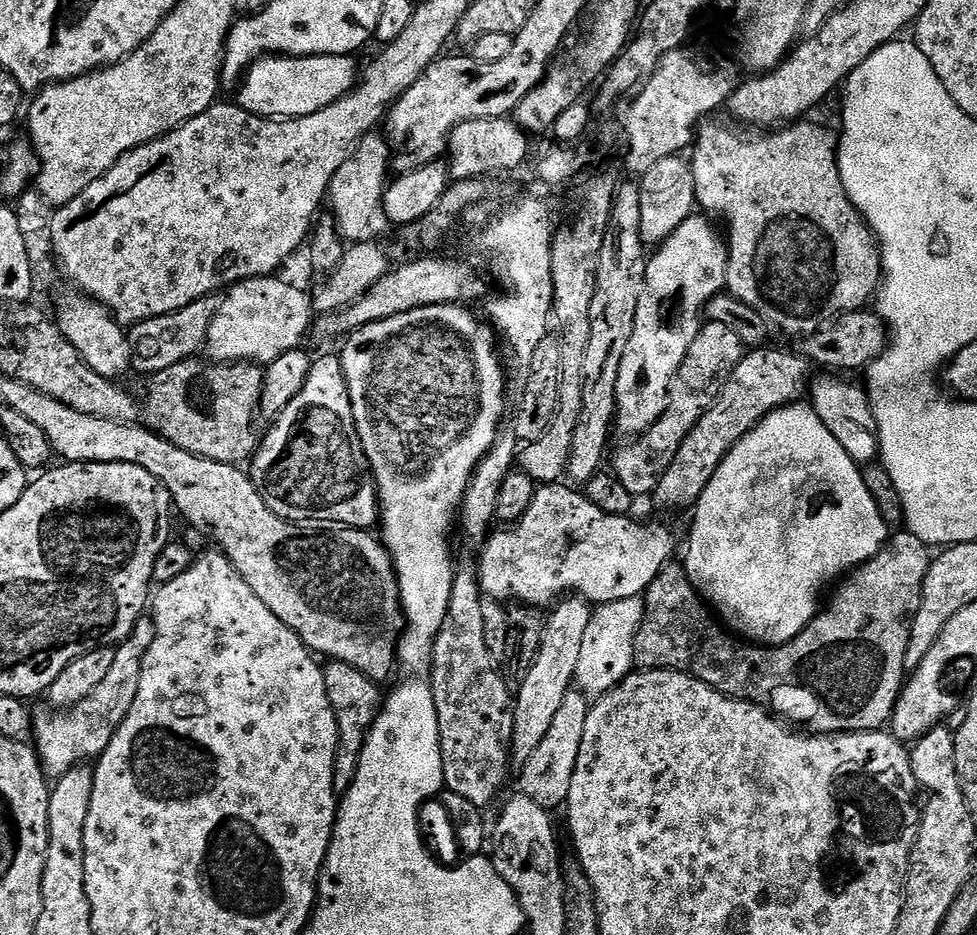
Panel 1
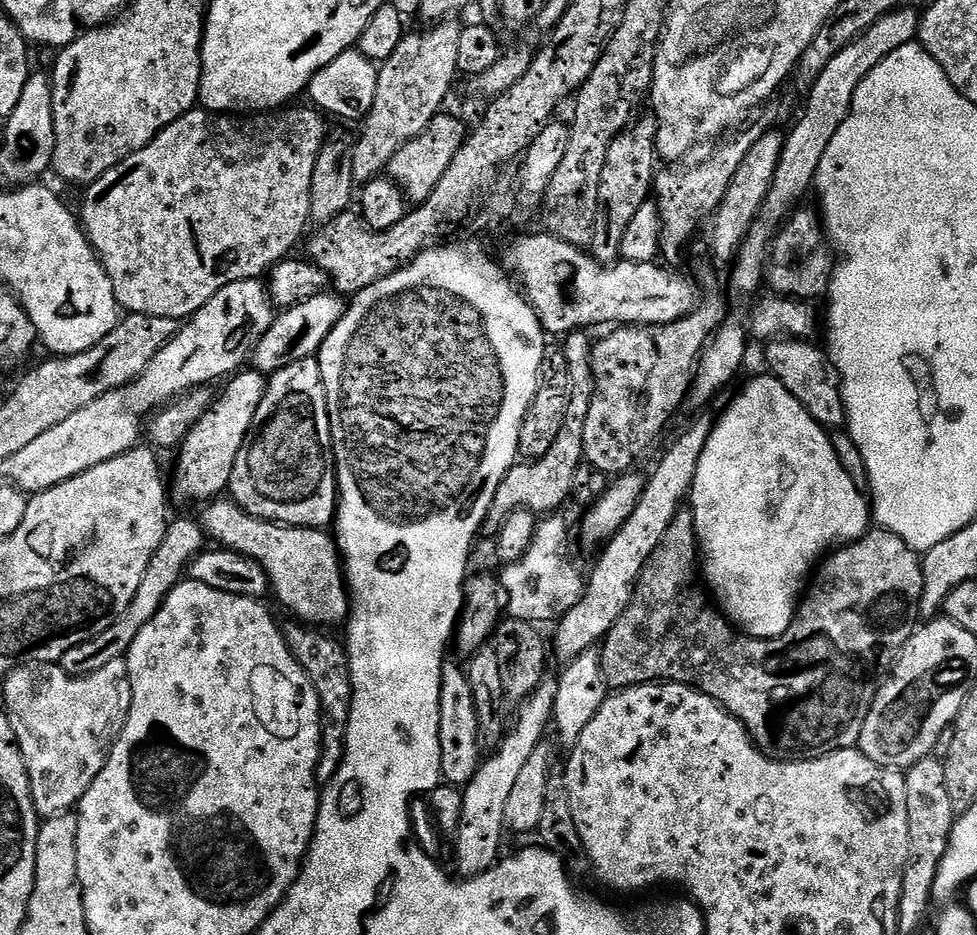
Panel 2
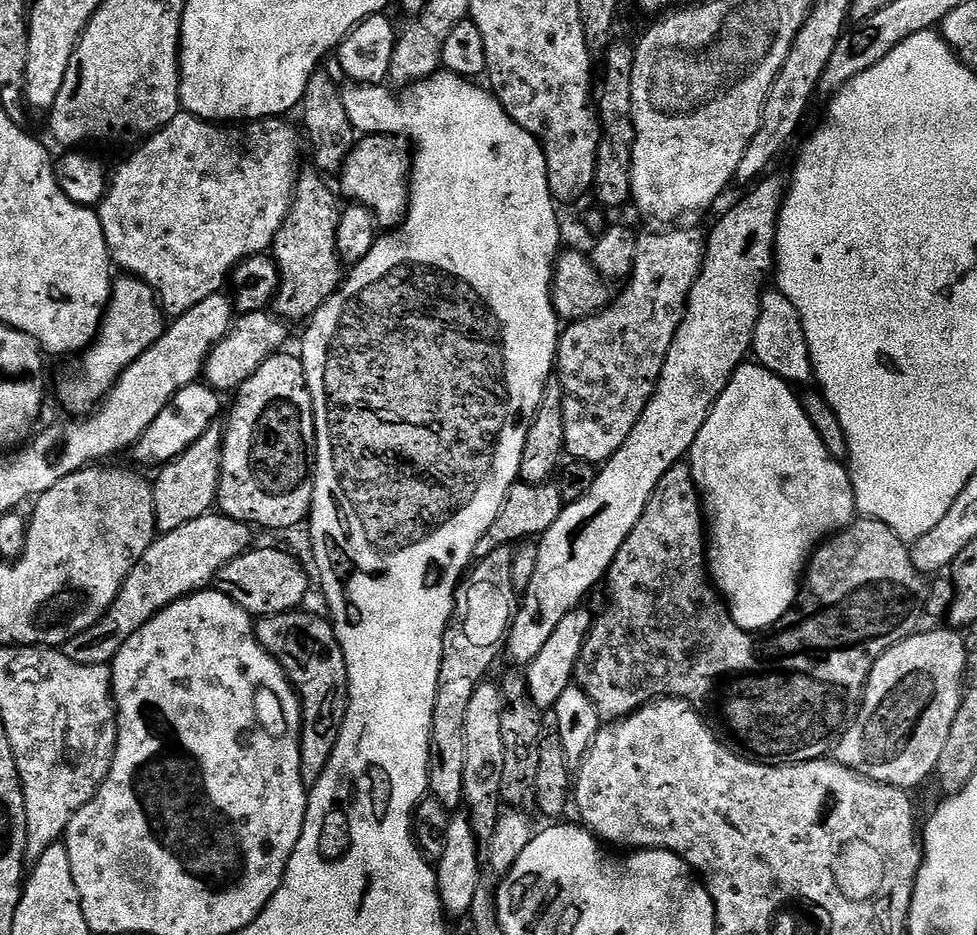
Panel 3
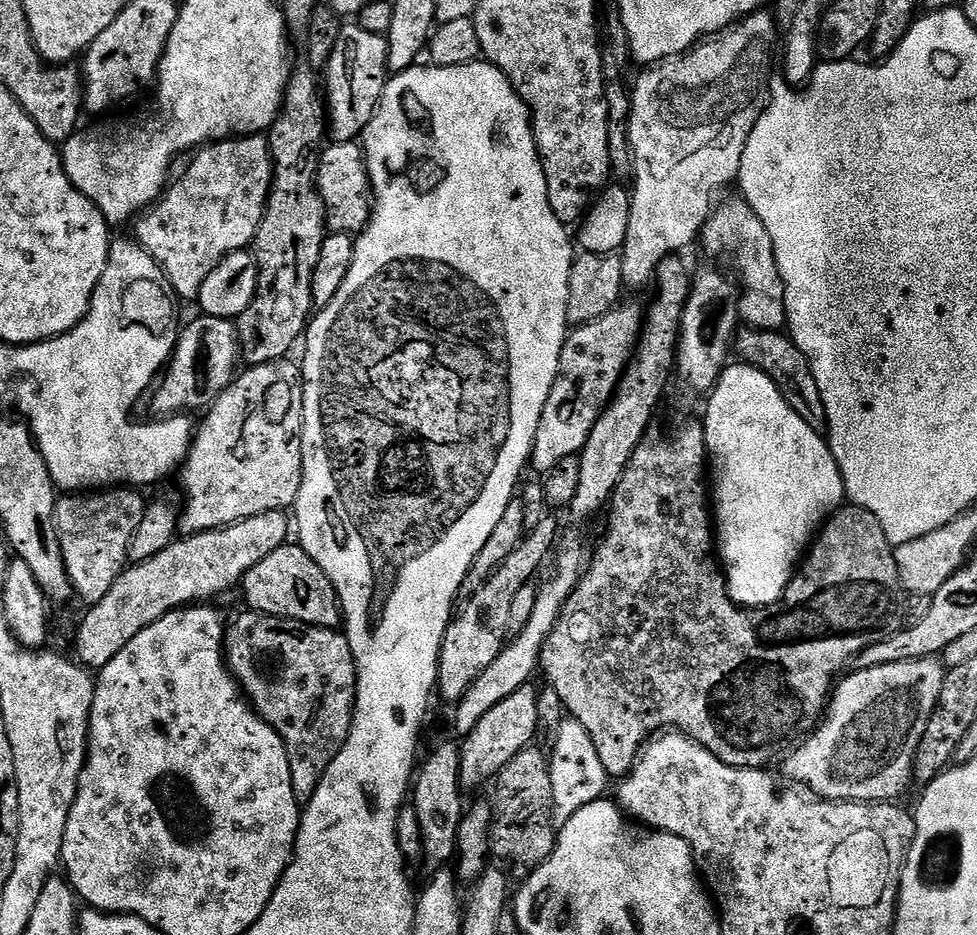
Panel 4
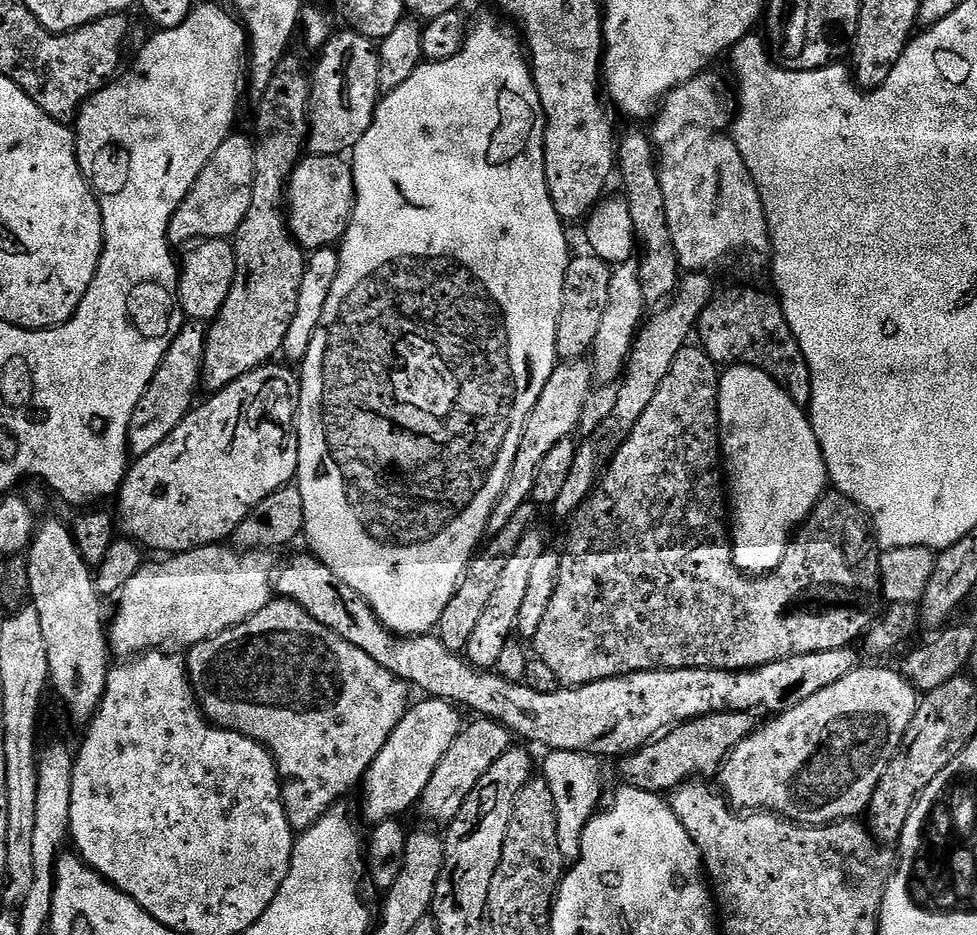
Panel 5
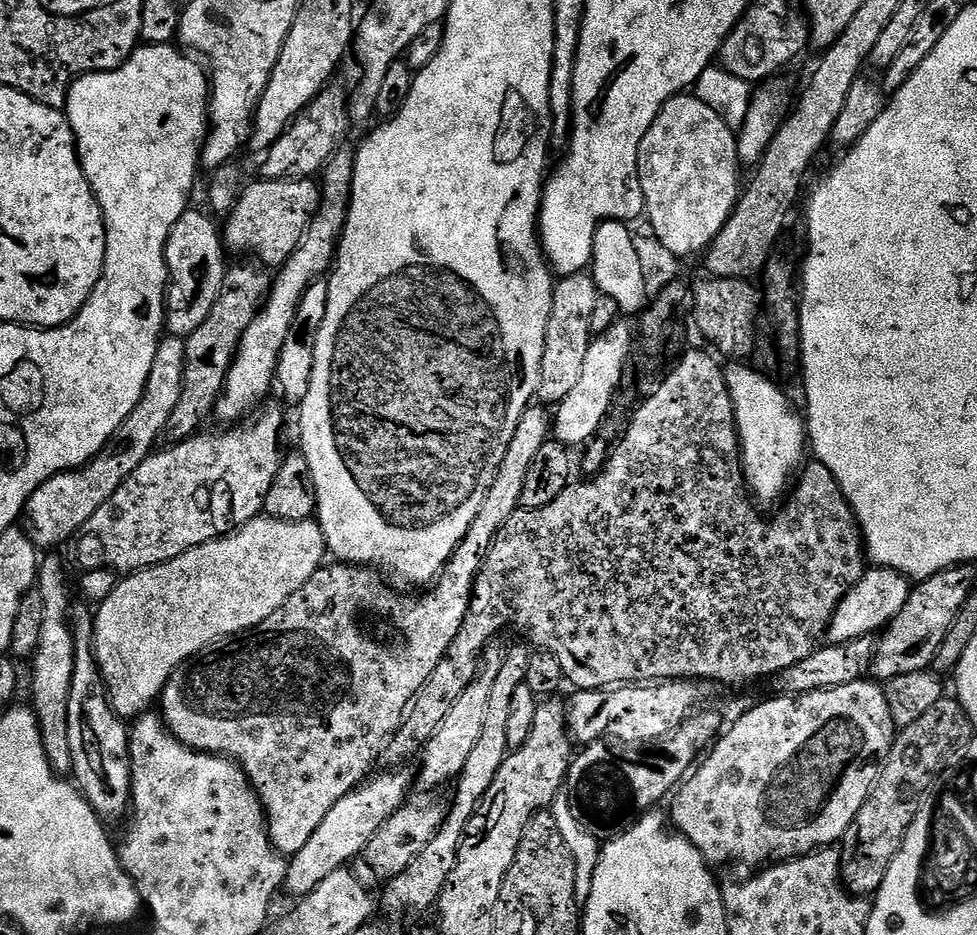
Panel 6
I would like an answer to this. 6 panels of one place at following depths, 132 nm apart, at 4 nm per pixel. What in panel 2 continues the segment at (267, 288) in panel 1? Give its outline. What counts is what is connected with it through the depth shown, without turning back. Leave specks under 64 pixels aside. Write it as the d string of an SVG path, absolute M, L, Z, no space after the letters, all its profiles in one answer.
M259 279L230 282L230 286L222 286L222 290L218 290L218 294L214 294L214 298L210 298L210 302L202 306L202 310L188 317L176 336L154 356L154 362L150 362L148 369L133 384L102 394L102 398L90 402L90 406L82 406L82 410L70 414L66 422L58 422L58 426L53 426L46 430L46 434L34 438L30 446L18 450L18 454L14 454L2 465L2 472L8 475L5 477L17 488L35 494L50 490L102 462L124 456L141 443L146 418L157 410L179 400L193 388L212 386L215 380L223 381L241 371L251 361L252 353L255 352L262 334L270 330L273 319L274 305L268 298L267 287Z

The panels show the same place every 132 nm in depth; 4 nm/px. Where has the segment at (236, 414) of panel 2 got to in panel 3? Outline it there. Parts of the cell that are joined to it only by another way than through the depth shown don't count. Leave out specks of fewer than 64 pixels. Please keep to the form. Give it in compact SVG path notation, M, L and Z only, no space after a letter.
M214 423L178 458L159 469L156 480L151 481L154 494L154 518L157 533L178 530L194 518L209 515L217 507L216 495L220 489L220 471L222 470L222 446L224 445L224 428Z

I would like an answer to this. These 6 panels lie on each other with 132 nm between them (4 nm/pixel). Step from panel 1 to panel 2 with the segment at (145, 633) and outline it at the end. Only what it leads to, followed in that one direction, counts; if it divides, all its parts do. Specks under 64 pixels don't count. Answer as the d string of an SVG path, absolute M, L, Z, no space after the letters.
M127 659L109 662L108 665L102 666L102 670L94 670L94 674L89 676L66 674L66 670L62 670L59 663L24 664L3 677L2 684L5 708L3 711L10 726L14 726L16 741L26 762L30 794L34 798L36 813L41 818L47 818L73 811L86 794L86 790L90 790L94 778L102 774L108 755L112 753L113 746L126 726L126 718L132 705Z

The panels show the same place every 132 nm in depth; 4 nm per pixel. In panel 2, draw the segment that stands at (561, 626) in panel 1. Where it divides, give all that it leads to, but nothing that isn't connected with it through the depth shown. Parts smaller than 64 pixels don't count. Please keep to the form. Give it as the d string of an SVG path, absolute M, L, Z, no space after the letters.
M545 678L542 683L534 690L534 694L530 694L520 705L520 713L516 716L516 725L507 729L506 735L500 740L497 751L492 757L485 759L480 765L480 769L474 774L474 778L469 784L463 785L464 805L462 806L462 827L460 835L454 841L456 847L456 868L461 877L467 878L477 876L483 872L490 871L496 867L501 859L500 847L504 844L504 832L506 833L506 801L510 798L510 793L514 791L517 779L521 770L526 767L526 762L530 758L530 754L534 754L534 750L545 739L544 731L549 731L550 725L553 723L552 711L554 710L554 702L558 694L559 679Z

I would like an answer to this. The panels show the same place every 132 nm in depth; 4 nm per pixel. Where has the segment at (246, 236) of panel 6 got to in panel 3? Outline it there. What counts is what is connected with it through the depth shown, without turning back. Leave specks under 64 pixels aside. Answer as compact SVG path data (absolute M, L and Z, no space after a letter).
M368 134L357 139L344 167L338 173L339 191L343 199L353 204L364 204L376 215L381 229L396 230L408 219L408 193L412 175L410 148L399 136Z

